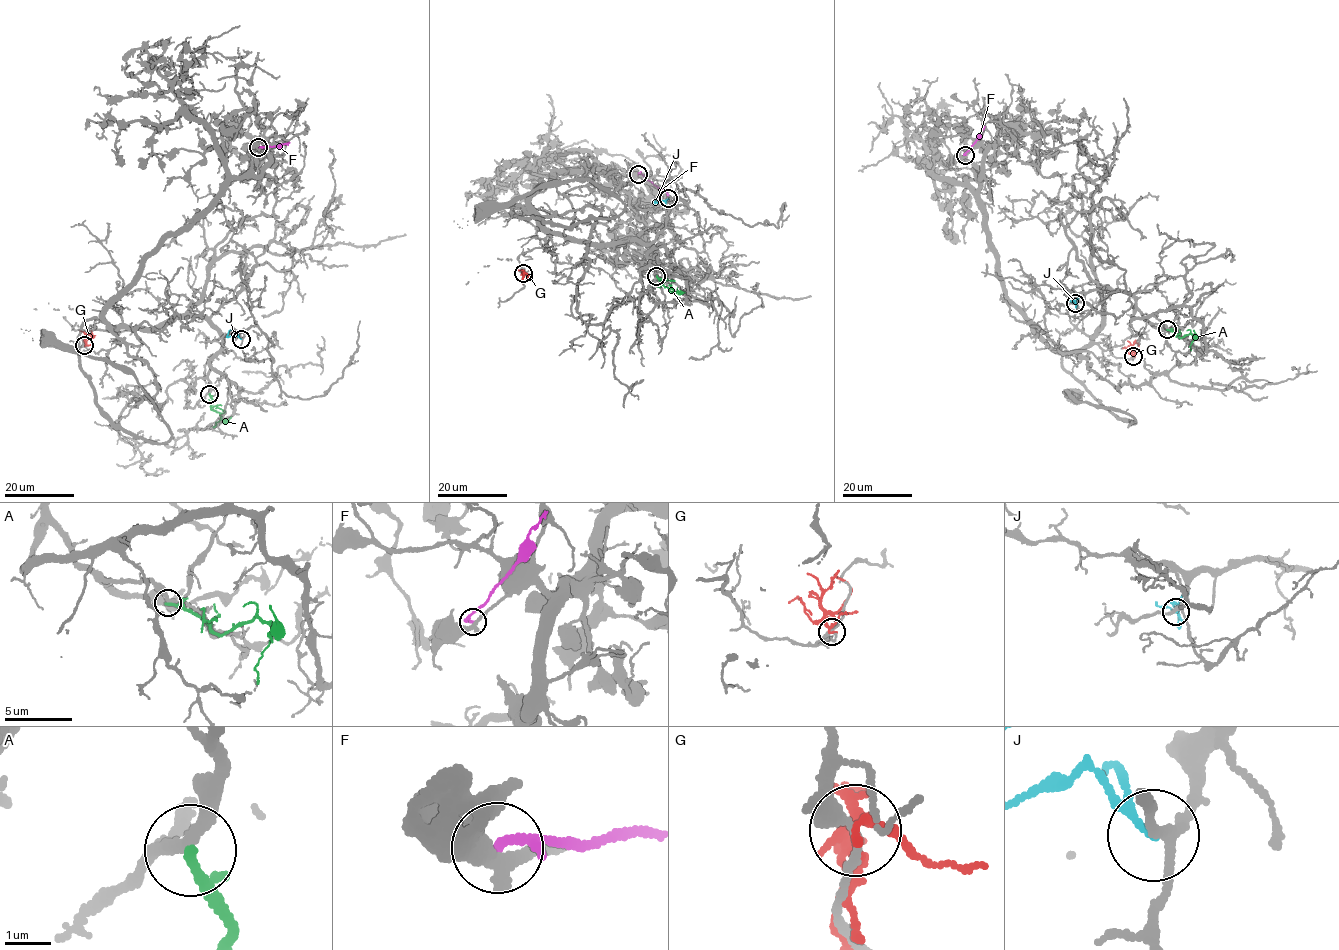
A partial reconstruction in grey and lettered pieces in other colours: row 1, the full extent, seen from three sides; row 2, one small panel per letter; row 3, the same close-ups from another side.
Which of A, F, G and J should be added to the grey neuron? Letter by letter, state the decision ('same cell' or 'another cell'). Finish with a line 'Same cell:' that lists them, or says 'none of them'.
A: another cell
F: another cell
G: another cell
J: another cell
Same cell: none of them

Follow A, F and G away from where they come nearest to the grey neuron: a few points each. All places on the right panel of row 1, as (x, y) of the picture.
A: (1167, 329), (1181, 338), (1193, 335), (1190, 351)
F: (965, 155), (985, 126)
G: (1133, 355), (1132, 352), (1138, 346), (1134, 341)

